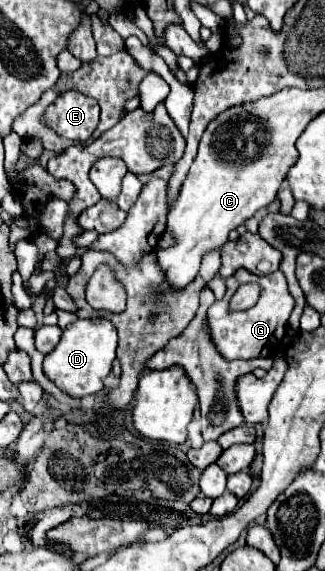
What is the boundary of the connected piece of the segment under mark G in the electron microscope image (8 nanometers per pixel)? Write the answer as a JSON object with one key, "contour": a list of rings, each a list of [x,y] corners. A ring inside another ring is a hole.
{"contour":[[[236,271],[228,281],[226,281],[226,295],[216,301],[210,309],[208,309],[208,327],[212,333],[212,339],[218,347],[218,351],[222,351],[222,355],[226,359],[254,359],[254,357],[270,357],[274,353],[274,349],[280,345],[282,337],[286,335],[286,323],[288,317],[292,313],[292,305],[294,299],[288,291],[288,283],[286,277],[282,275],[282,271],[274,271],[270,275],[252,275],[248,271]],[[242,283],[260,283],[262,285],[262,295],[260,301],[246,309],[246,311],[230,311],[228,303],[230,297],[234,295],[234,291],[242,285]]]}

